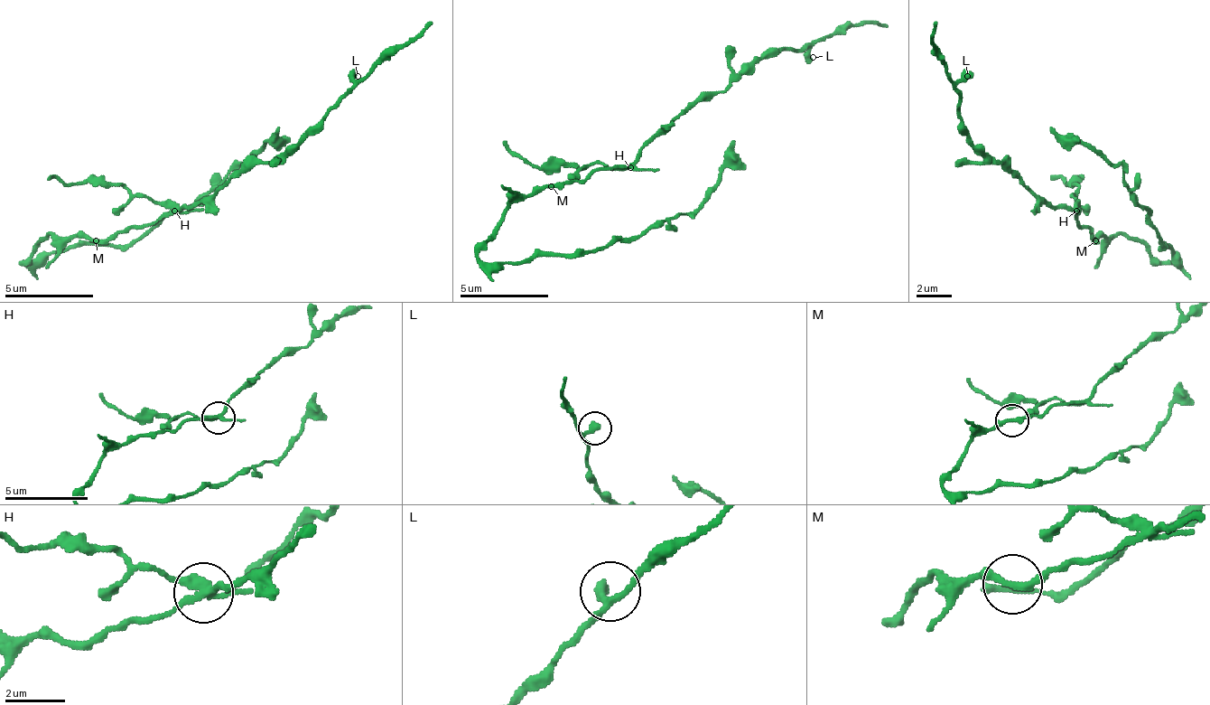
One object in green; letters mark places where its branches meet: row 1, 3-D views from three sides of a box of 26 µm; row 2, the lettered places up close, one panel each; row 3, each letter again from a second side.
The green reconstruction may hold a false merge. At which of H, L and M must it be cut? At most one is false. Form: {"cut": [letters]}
{"cut": ["H"]}

